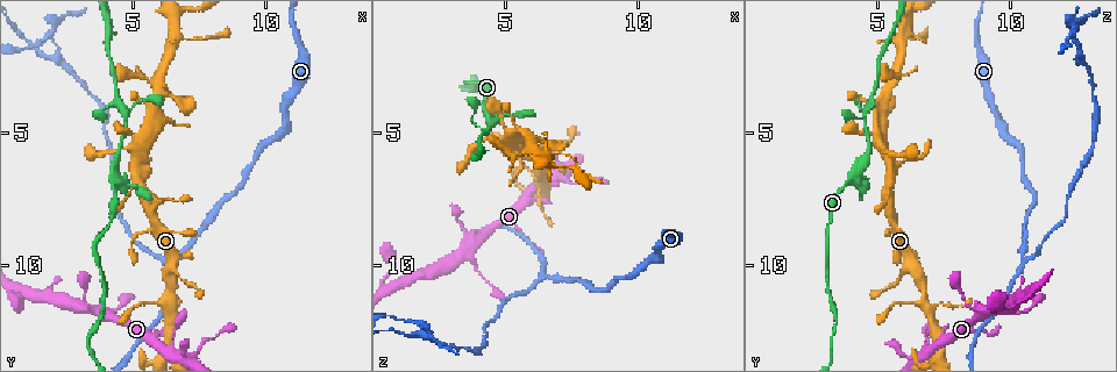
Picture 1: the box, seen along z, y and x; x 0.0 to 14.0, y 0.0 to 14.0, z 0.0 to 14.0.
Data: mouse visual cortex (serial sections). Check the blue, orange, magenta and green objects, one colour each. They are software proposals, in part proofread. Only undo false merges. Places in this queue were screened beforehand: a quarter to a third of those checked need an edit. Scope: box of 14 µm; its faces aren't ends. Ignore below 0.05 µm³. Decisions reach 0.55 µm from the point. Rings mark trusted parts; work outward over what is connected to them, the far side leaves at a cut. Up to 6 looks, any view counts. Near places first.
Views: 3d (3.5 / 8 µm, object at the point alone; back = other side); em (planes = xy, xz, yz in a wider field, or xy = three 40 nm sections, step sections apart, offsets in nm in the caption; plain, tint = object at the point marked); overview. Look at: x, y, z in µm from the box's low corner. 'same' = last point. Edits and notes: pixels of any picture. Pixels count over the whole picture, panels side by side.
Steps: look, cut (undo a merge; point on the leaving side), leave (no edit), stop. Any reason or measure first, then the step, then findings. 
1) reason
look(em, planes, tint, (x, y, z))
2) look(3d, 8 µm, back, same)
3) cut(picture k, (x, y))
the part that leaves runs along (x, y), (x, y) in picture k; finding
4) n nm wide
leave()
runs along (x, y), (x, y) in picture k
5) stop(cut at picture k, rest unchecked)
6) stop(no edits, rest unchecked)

two arms in line, one across
look(em, xy, step 3, tint, (6.4, 11.1, 6.7))

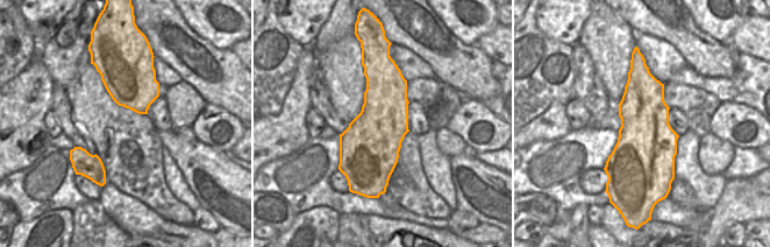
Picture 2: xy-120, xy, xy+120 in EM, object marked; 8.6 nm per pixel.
wider look
look(3d, 3.5 µm, same)

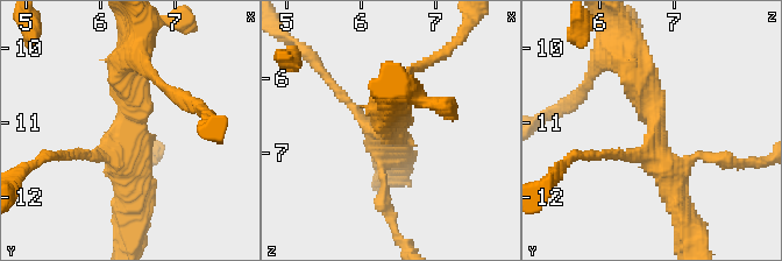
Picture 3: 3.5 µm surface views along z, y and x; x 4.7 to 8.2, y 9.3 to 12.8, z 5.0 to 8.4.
leave()
runs along (627, 60), (679, 206) in picture 3; continuous, no second cell

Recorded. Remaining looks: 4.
a narrow waist
look(3d, 3.5 µm, (6.7, 9.6, 10.4))

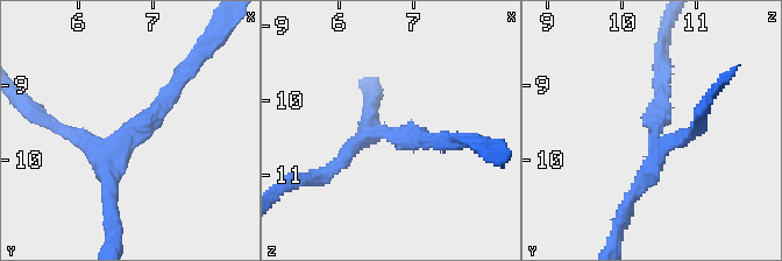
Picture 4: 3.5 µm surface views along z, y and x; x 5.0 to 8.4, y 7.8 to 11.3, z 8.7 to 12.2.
3 arms; arms of 200, 200, 250 nm
look(em, xy, step 5, plain, (6.80, 9.60, 10.45))

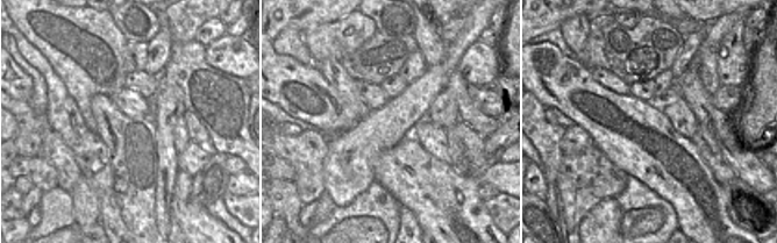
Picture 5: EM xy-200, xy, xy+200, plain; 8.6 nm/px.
look(em, xy, step 5, tint, same)

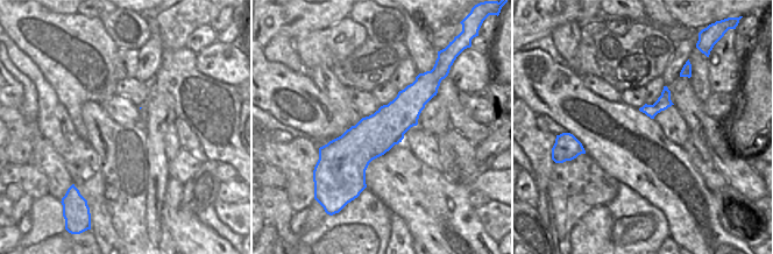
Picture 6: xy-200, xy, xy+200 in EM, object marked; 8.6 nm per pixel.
leave()
continuous, no second cell

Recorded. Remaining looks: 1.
stop(no edits, rest unchecked)

